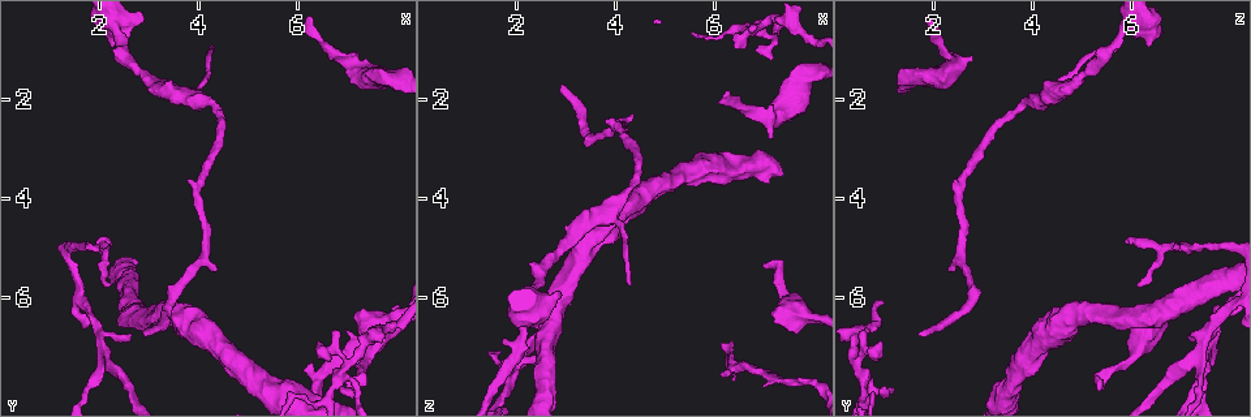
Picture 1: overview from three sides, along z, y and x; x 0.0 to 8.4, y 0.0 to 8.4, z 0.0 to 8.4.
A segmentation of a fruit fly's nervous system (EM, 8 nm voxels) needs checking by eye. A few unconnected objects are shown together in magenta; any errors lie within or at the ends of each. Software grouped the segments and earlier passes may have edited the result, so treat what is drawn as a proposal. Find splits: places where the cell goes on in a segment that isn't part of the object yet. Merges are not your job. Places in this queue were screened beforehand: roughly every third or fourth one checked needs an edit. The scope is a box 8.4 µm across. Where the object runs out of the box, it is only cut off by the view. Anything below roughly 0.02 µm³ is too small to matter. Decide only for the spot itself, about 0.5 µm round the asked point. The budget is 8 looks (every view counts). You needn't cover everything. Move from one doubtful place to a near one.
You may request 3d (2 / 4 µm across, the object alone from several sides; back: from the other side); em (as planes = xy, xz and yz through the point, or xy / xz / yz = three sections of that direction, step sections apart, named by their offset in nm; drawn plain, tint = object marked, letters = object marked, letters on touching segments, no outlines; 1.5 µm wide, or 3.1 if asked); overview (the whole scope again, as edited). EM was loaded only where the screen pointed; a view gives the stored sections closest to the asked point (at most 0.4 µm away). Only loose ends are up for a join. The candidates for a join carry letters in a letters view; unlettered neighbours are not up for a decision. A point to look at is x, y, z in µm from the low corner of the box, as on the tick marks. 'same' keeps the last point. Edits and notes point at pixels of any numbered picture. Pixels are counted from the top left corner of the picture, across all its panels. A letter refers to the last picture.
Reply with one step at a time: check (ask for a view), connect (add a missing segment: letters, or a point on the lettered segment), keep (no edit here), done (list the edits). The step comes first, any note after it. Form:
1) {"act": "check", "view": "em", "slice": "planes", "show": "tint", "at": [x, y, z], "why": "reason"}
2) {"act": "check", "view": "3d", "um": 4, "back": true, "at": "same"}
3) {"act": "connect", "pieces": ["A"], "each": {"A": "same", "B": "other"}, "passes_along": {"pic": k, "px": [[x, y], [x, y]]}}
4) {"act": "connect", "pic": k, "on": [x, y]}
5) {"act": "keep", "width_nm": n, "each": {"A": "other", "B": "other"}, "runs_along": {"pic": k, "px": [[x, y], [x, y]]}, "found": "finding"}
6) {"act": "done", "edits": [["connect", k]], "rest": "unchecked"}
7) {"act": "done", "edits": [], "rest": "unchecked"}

{"act": "check", "view": "3d", "um": 4, "at": [7.00, 7.85, 5.35], "why": "free end"}

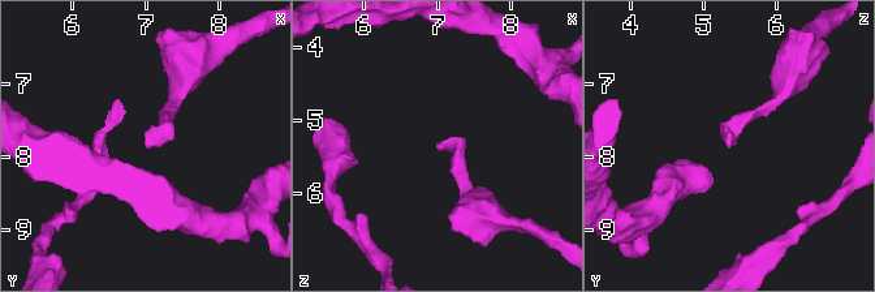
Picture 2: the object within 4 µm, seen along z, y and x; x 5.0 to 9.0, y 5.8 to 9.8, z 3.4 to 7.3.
{"act": "check", "view": "em", "slice": "yz", "step": 4, "show": "tint", "at": [7.00, 7.95, 5.35], "why": "need the tissue"}

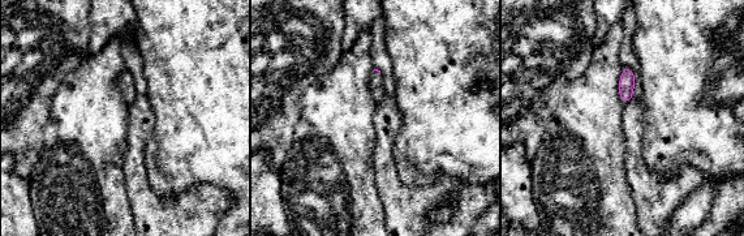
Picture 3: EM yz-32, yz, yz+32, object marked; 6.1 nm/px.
{"act": "check", "view": "em", "slice": "planes", "show": "letters", "at": "same"}

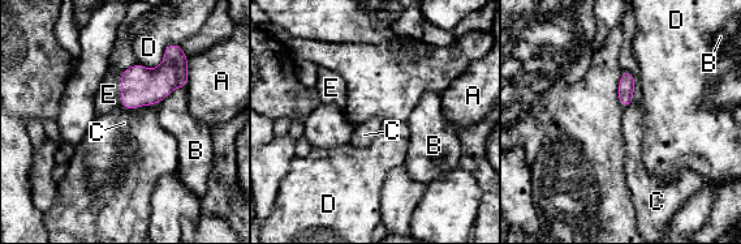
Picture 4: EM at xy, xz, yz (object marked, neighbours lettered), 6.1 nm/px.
{"act": "connect", "pieces": ["E"], "each": {"A": "other", "B": "other", "C": "other", "D": "other", "E": "same"}, "passes_along": {"pic": 4, "px": [[141, 86], [123, 89], [108, 95]]}, "found": "the cell continues"}

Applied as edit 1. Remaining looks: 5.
{"act": "check", "view": "overview", "why": "redraw"}

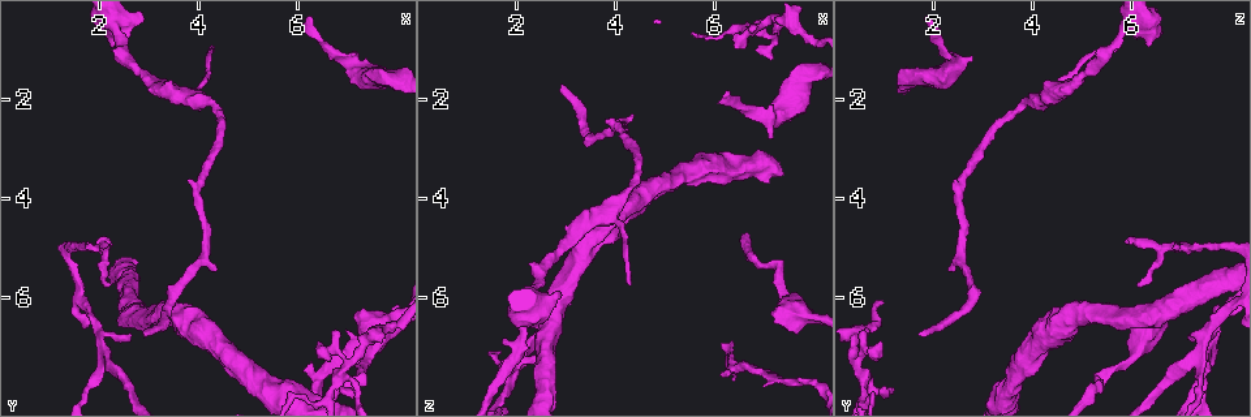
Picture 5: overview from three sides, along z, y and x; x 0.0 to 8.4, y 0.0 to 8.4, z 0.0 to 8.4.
{"act": "check", "view": "3d", "um": 4, "at": [2.90, 6.75, 1.75], "why": "free end"}

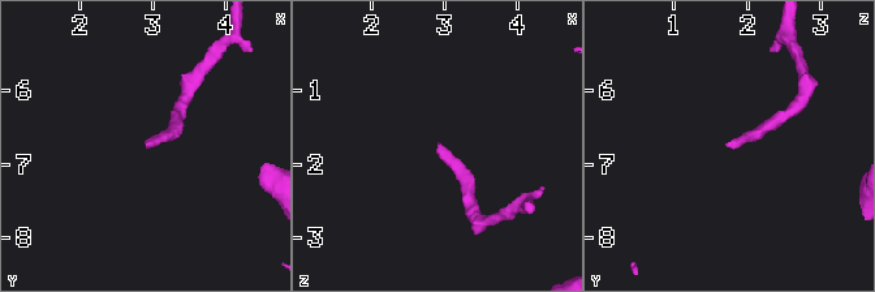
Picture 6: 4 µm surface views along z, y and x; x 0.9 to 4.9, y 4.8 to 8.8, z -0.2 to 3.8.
{"act": "check", "view": "em", "slice": "planes", "show": "letters", "at": [2.90, 6.75, 1.75], "why": "shape alone is not enough"}

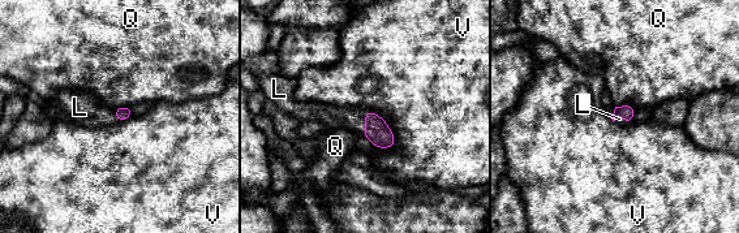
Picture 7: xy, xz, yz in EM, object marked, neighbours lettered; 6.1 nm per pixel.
{"act": "connect", "pieces": ["L"], "longest_contact_nm": ["V", 180], "each": {"L": "same", "Q": "other", "V": "other"}, "passes_along": {"pic": 7, "px": [[376, 129], [365, 121], [351, 119]]}, "found": "it goes on there"}

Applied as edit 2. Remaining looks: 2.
{"act": "check", "view": "em", "slice": "xy", "step": 4, "show": "tint", "at": [6.90, 7.75, 1.05], "why": "branch stops here"}

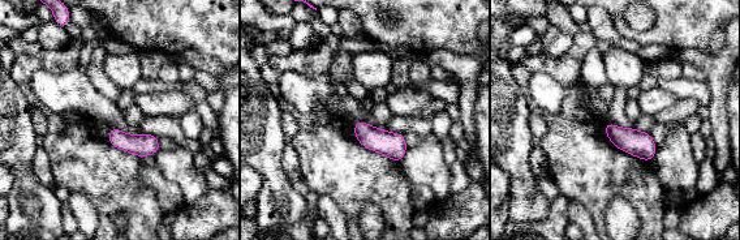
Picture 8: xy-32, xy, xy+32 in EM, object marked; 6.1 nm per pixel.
{"act": "check", "view": "em", "slice": "planes", "show": "letters", "at": "same", "why": "cut it another way"}

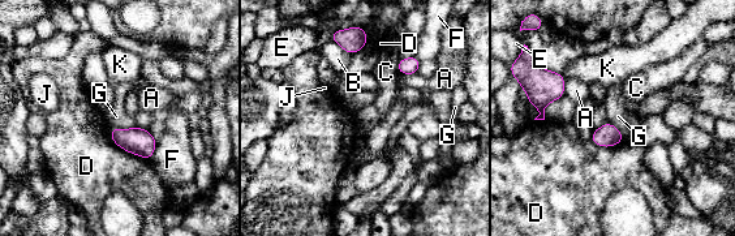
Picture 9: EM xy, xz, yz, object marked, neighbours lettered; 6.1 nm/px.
{"act": "keep", "width_nm": 130, "each": {"A": "other", "B": "other", "C": "other", "D": "other", "E": "other", "F": "other", "G": "other", "J": "other", "K": "other"}, "border": {"pic": 9, "px": [[134, 125], [110, 129]]}, "found": "none of them fits"}

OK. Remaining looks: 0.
{"act": "done", "edits": [["connect", 4], ["connect", 7]], "rest": "unchecked"}

